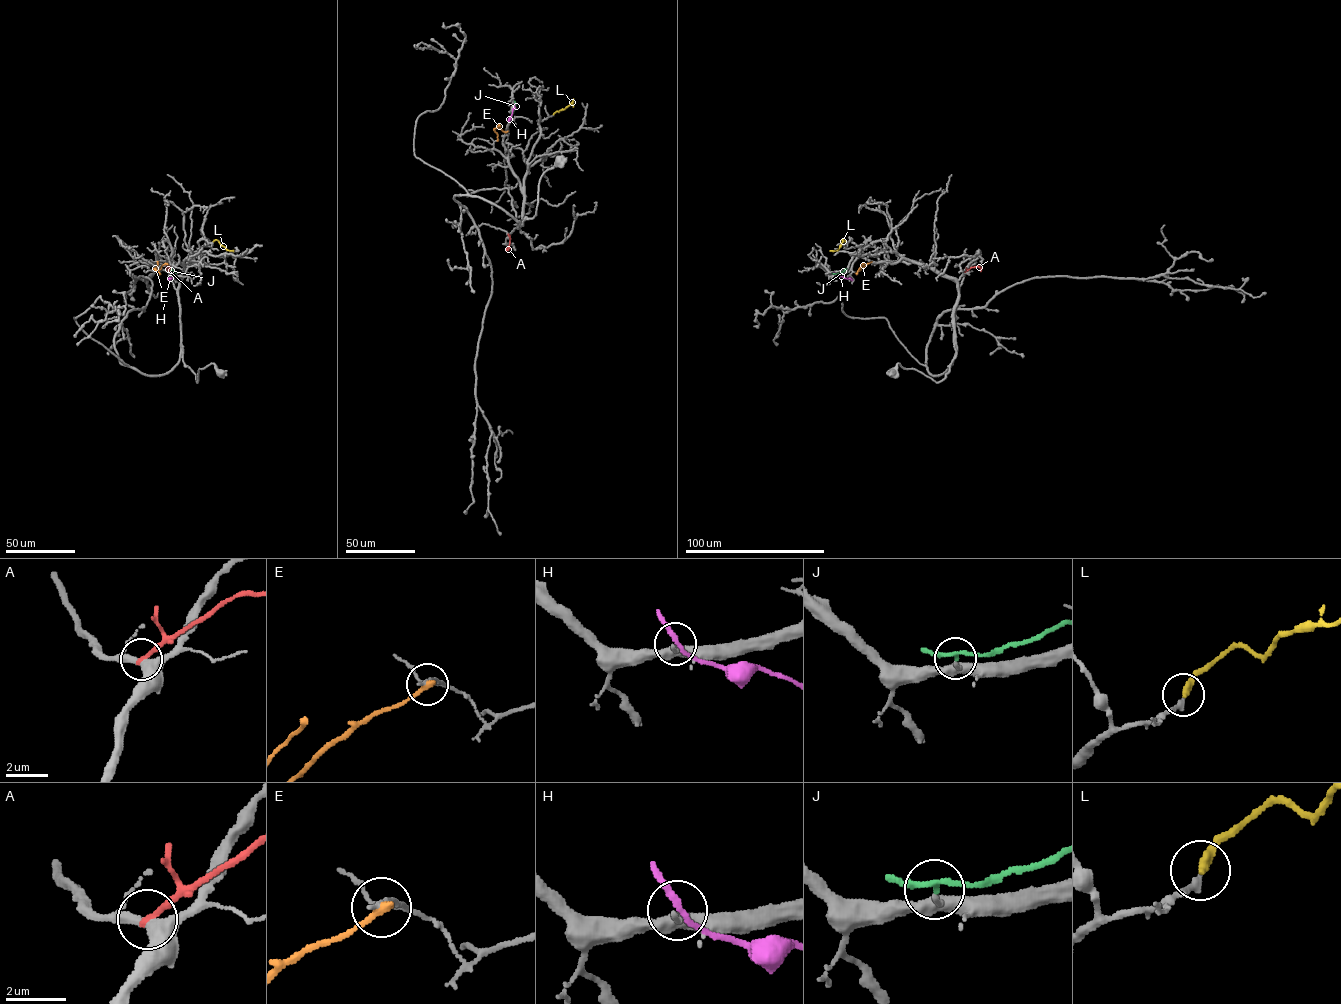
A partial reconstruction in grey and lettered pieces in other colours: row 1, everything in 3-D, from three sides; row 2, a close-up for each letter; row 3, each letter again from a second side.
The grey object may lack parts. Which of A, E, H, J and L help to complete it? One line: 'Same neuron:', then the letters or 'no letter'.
Same neuron: L

